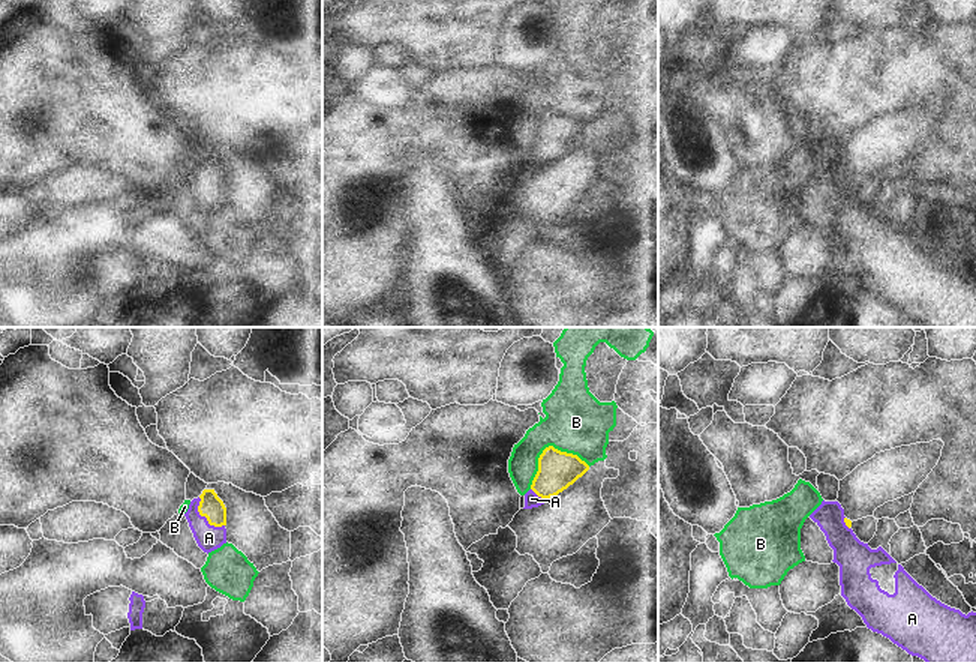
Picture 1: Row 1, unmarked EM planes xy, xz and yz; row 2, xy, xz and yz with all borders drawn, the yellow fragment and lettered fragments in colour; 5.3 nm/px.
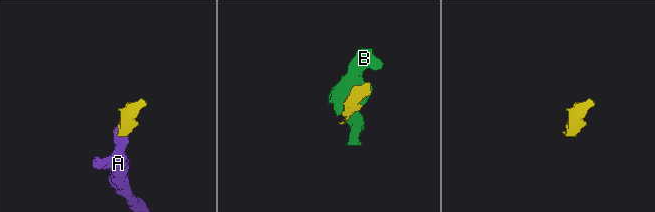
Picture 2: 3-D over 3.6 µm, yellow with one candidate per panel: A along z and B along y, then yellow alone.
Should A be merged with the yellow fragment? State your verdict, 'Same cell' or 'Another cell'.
Same cell.

